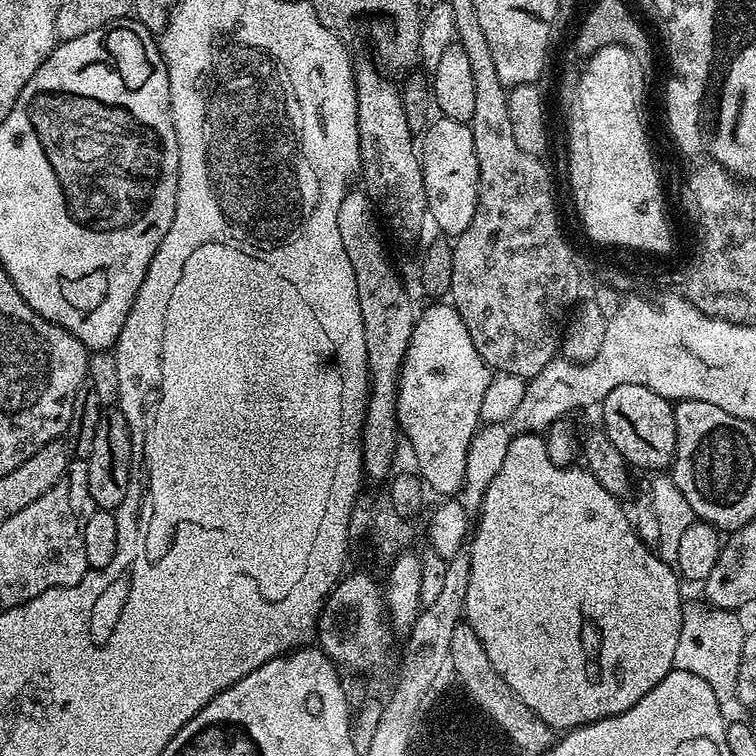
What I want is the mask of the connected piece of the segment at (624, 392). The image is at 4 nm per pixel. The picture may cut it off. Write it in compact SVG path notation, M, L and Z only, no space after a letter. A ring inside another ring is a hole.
M627 384L610 390L608 397L602 401L603 408L602 431L610 438L610 442L614 442L622 458L626 458L633 469L645 468L648 474L660 474L671 469L678 455L678 417L669 401L646 386Z

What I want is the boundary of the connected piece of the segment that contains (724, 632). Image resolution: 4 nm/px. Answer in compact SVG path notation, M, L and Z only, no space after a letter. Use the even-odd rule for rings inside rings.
M700 604L683 605L682 626L679 628L673 667L677 671L692 673L702 678L714 690L715 696L720 701L728 702L728 699L732 700L736 693L746 628L743 628L735 611L714 609L709 605Z

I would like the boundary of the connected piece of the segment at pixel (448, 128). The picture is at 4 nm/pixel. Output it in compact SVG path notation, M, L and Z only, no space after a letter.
M436 118L422 133L424 145L419 145L420 169L424 172L424 192L428 199L427 215L449 237L460 235L478 202L478 158L474 154L474 138L471 127L459 120Z

